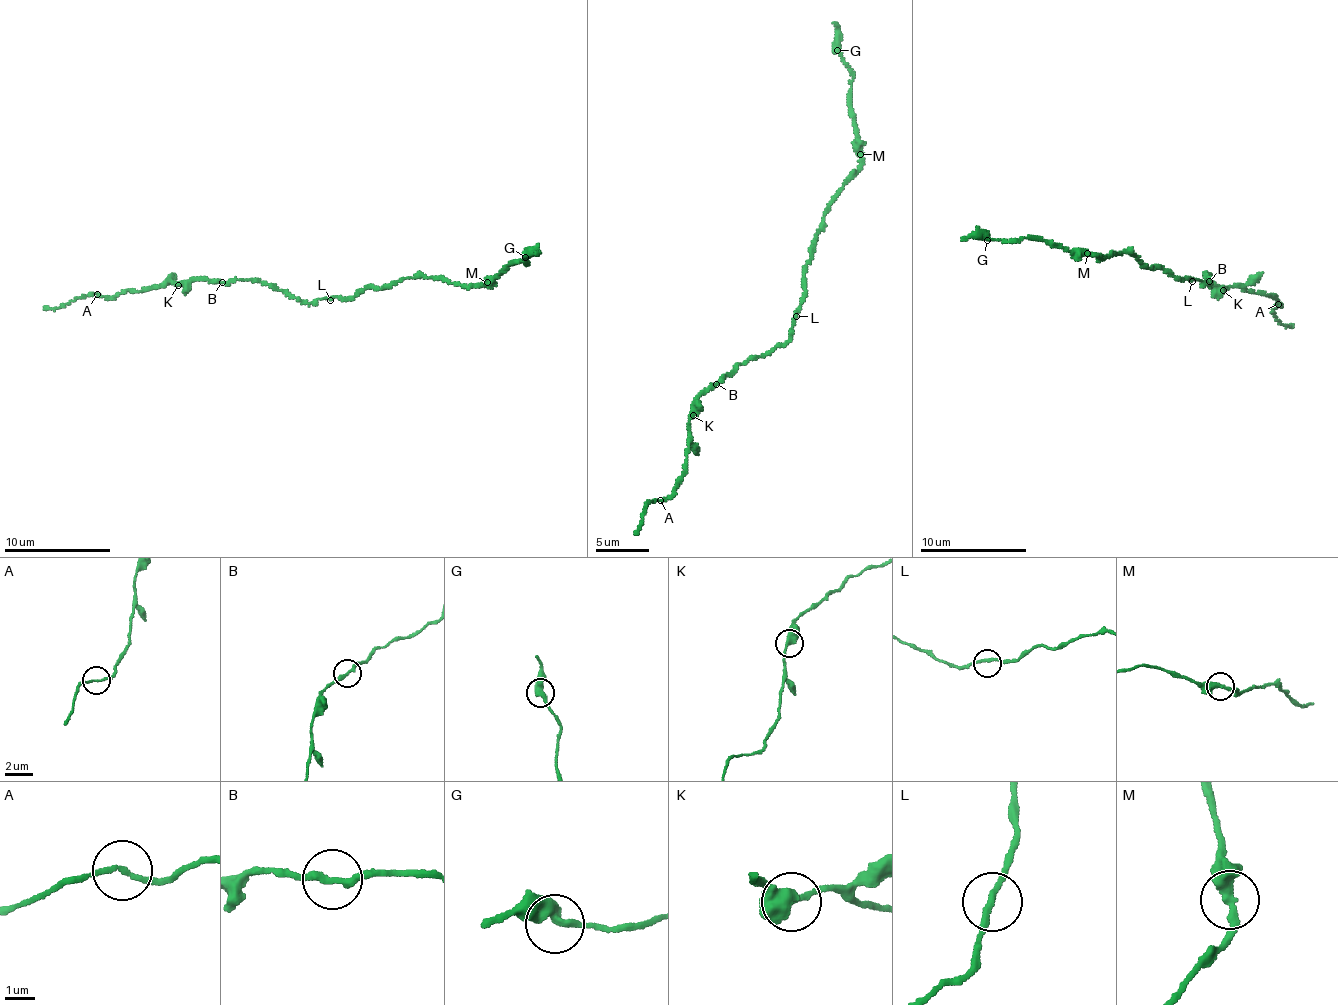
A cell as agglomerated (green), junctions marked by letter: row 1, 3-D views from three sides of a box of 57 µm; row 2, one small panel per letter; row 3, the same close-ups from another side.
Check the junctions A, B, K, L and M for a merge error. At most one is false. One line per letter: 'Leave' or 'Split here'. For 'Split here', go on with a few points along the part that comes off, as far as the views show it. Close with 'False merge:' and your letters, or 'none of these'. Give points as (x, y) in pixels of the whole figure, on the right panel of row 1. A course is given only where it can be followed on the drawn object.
A: Leave
B: Leave
K: Leave
L: Leave
M: Split here. Course of the part to remove: (1087, 252), (1022, 237), (962, 240)
False merge: M

